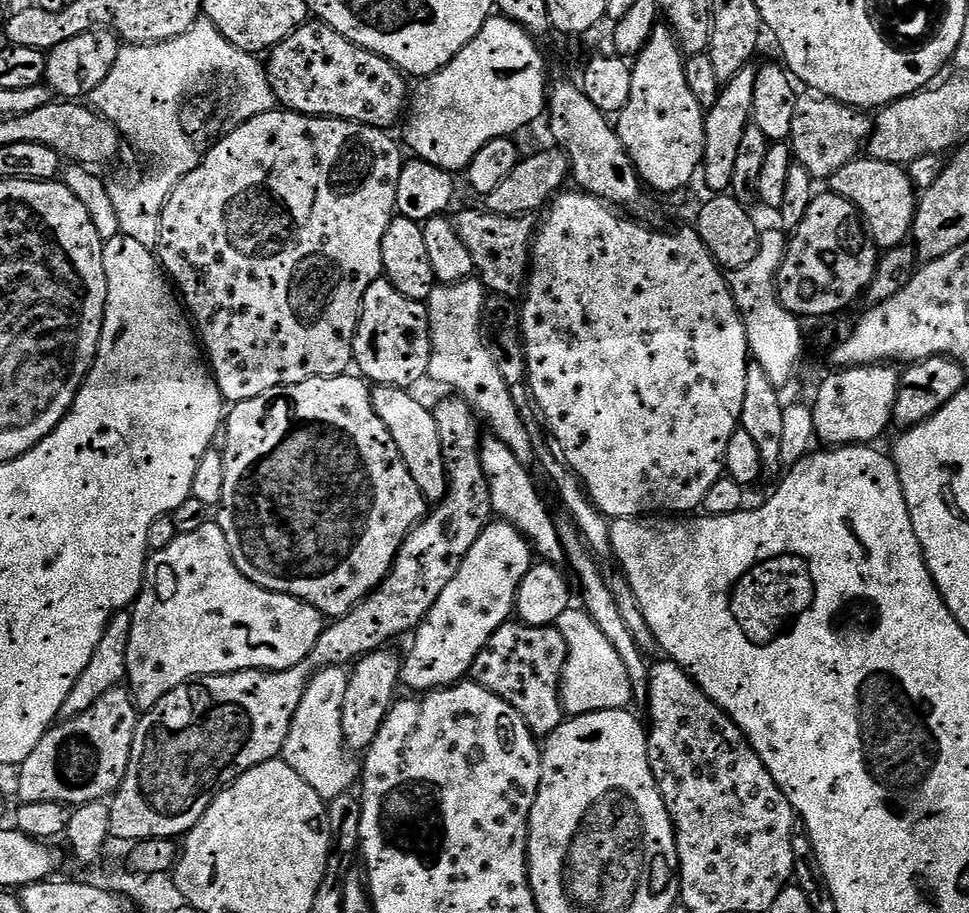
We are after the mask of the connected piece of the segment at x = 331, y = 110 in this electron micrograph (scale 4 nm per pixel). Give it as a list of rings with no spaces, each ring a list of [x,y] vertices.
[[[306,22],[298,30],[291,32],[281,44],[277,44],[275,48],[271,49],[270,55],[266,60],[266,69],[268,71],[268,82],[276,95],[277,105],[279,105],[281,109],[289,112],[300,112],[303,116],[323,116],[329,120],[350,120],[353,124],[365,124],[371,128],[392,130],[392,127],[394,127],[396,123],[398,123],[397,125],[401,123],[402,117],[406,112],[406,105],[410,100],[410,84],[409,88],[407,84],[409,81],[406,79],[405,73],[401,72],[396,65],[391,64],[386,58],[382,58],[378,54],[374,54],[370,50],[366,50],[362,46],[350,42],[342,34],[338,34],[338,30],[334,30],[330,26],[319,22]]]

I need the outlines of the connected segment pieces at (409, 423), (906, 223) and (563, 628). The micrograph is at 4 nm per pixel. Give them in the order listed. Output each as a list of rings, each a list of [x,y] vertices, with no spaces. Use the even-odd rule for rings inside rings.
[[[385,384],[373,387],[374,414],[386,422],[386,430],[390,430],[390,438],[394,438],[398,454],[402,454],[402,462],[406,462],[406,470],[410,470],[410,478],[414,478],[425,500],[438,502],[448,492],[448,475],[442,458],[442,446],[438,442],[438,426],[432,417],[432,408],[415,400],[412,395],[407,388]]]
[[[857,158],[831,176],[830,188],[860,211],[860,218],[877,249],[899,248],[909,239],[912,219],[916,216],[918,189],[901,165]]]
[[[569,606],[562,618],[556,620],[555,627],[560,629],[562,638],[566,638],[568,643],[564,677],[560,680],[560,700],[565,713],[574,717],[587,712],[627,709],[633,703],[630,677],[618,656],[618,650],[614,650],[606,634],[598,630],[584,608]]]

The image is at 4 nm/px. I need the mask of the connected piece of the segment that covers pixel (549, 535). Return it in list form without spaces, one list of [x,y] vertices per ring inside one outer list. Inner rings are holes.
[[[491,434],[485,435],[480,441],[480,457],[482,458],[482,474],[486,474],[486,486],[490,486],[490,502],[493,513],[503,523],[515,526],[528,539],[533,553],[543,563],[563,565],[565,557],[561,539],[558,538],[558,530],[556,529],[556,516],[553,513],[548,513],[548,504],[540,497],[540,492],[536,489],[536,480],[532,477],[533,473],[522,466],[522,462],[518,462],[518,458],[514,458],[514,454],[510,451],[510,446],[506,446],[506,442],[502,442],[497,436]]]

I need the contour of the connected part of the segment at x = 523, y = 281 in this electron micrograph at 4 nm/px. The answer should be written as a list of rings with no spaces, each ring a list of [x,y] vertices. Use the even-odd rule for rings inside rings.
[[[468,208],[454,216],[458,238],[474,258],[475,275],[489,293],[519,297],[525,291],[530,271],[534,224],[523,216],[499,216],[487,210]]]

